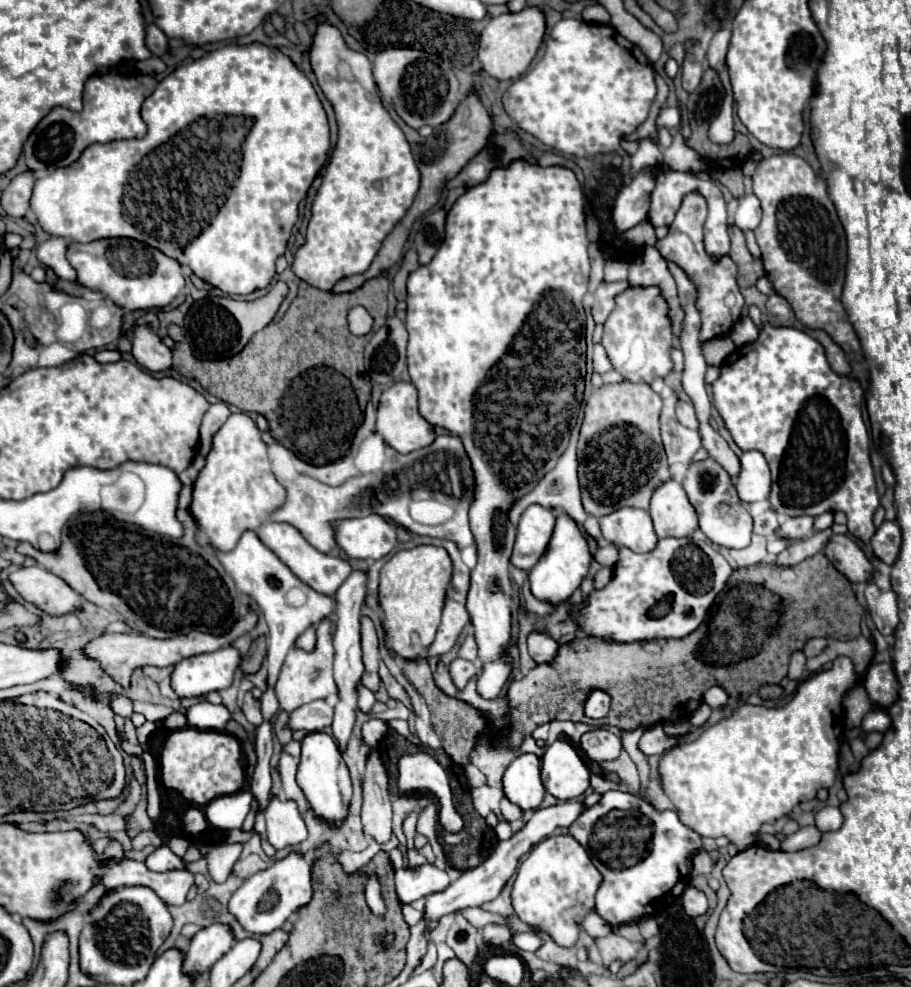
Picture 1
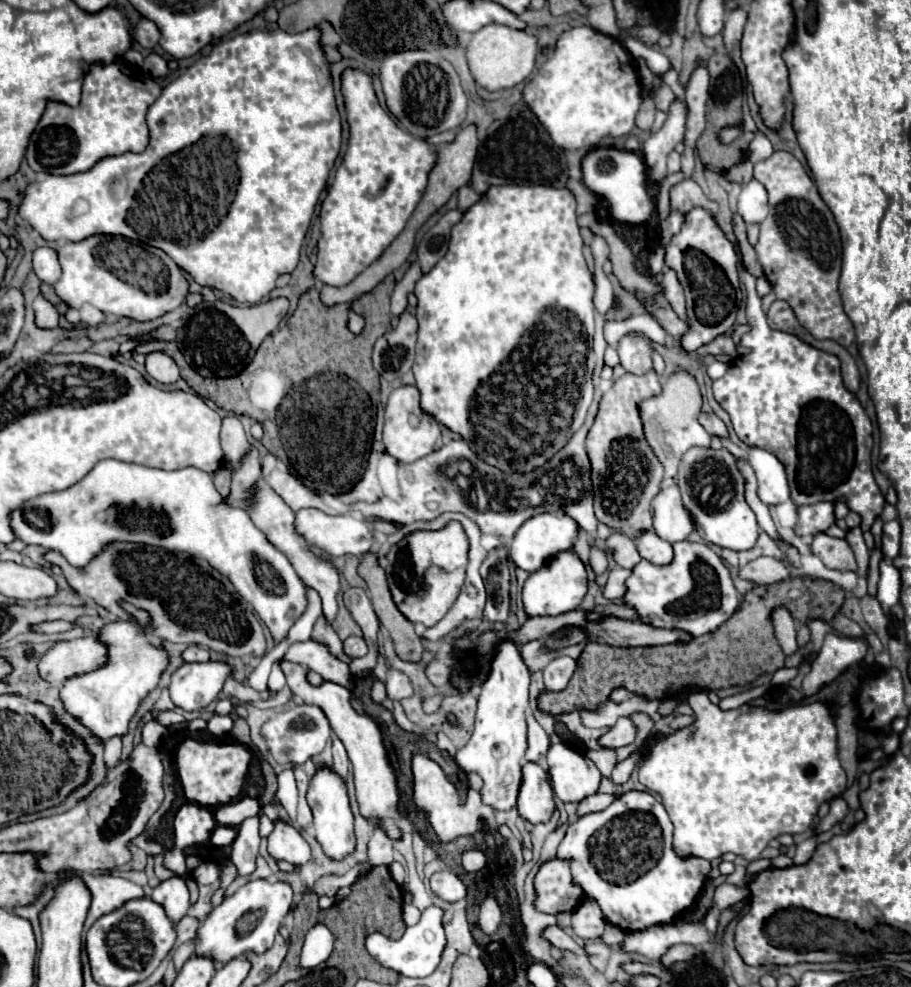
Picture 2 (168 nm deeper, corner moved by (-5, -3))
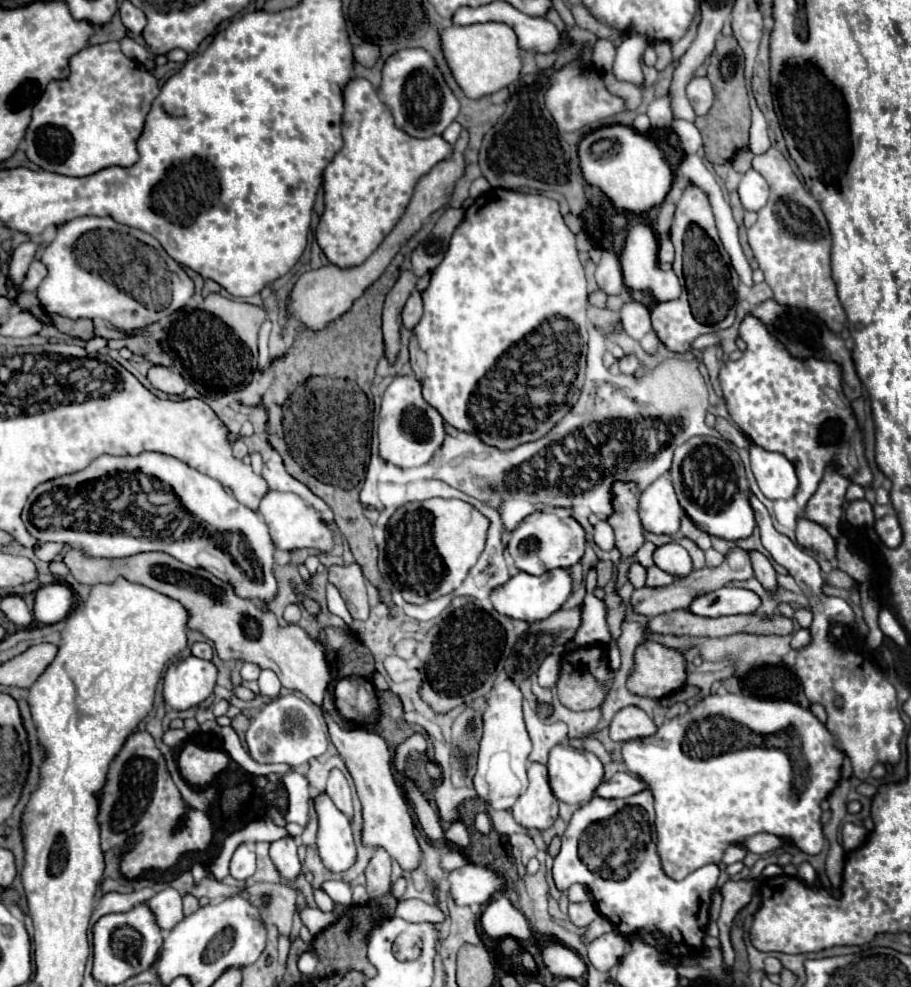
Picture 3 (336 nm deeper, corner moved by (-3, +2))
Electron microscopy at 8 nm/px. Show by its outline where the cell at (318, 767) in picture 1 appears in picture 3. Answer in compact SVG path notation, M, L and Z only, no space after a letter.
M326 793L316 797L316 813L318 813L318 853L328 871L340 873L354 865L356 861L356 845L352 837L350 819L336 809Z

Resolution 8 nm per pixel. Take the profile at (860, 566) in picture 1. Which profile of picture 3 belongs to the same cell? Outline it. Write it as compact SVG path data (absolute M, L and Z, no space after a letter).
M798 517L796 543L804 549L824 555L828 561L836 557L836 541L830 537L830 533L822 525L816 525L806 517Z

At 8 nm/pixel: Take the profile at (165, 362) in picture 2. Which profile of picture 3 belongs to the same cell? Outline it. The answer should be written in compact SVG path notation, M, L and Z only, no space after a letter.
M150 367L148 381L152 383L154 389L158 389L166 395L178 395L180 397L186 389L186 381L170 367Z

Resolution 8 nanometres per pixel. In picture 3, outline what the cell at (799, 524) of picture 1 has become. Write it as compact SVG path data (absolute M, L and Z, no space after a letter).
M828 465L818 491L810 499L804 517L822 525L834 539L840 537L840 517L844 509L844 495L850 479L840 475L836 465Z

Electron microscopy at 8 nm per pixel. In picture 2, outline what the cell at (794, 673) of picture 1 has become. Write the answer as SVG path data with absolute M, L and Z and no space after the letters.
M776 608L772 612L772 622L774 622L774 634L776 634L784 654L794 656L798 652L798 642L796 642L796 624L794 624L790 612L784 608Z

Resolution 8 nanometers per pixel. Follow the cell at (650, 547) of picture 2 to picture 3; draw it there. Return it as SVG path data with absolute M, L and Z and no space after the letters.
M668 543L656 549L654 563L674 577L688 577L692 573L692 559L684 547L678 543Z

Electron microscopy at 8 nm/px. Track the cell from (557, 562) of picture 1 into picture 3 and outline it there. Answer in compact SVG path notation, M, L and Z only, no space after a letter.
M554 569L540 577L520 571L518 575L510 577L502 587L492 589L490 601L494 609L506 617L522 619L526 623L536 623L536 621L550 617L554 611L558 611L564 605L564 601L570 597L570 593L572 593L572 581L566 569Z

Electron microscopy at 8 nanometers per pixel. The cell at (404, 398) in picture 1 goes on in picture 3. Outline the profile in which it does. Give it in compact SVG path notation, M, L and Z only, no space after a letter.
M394 377L388 389L382 395L378 439L380 439L380 457L396 467L420 467L428 463L432 453L442 445L446 437L444 419L440 413L428 405L422 397L420 383L416 377Z

